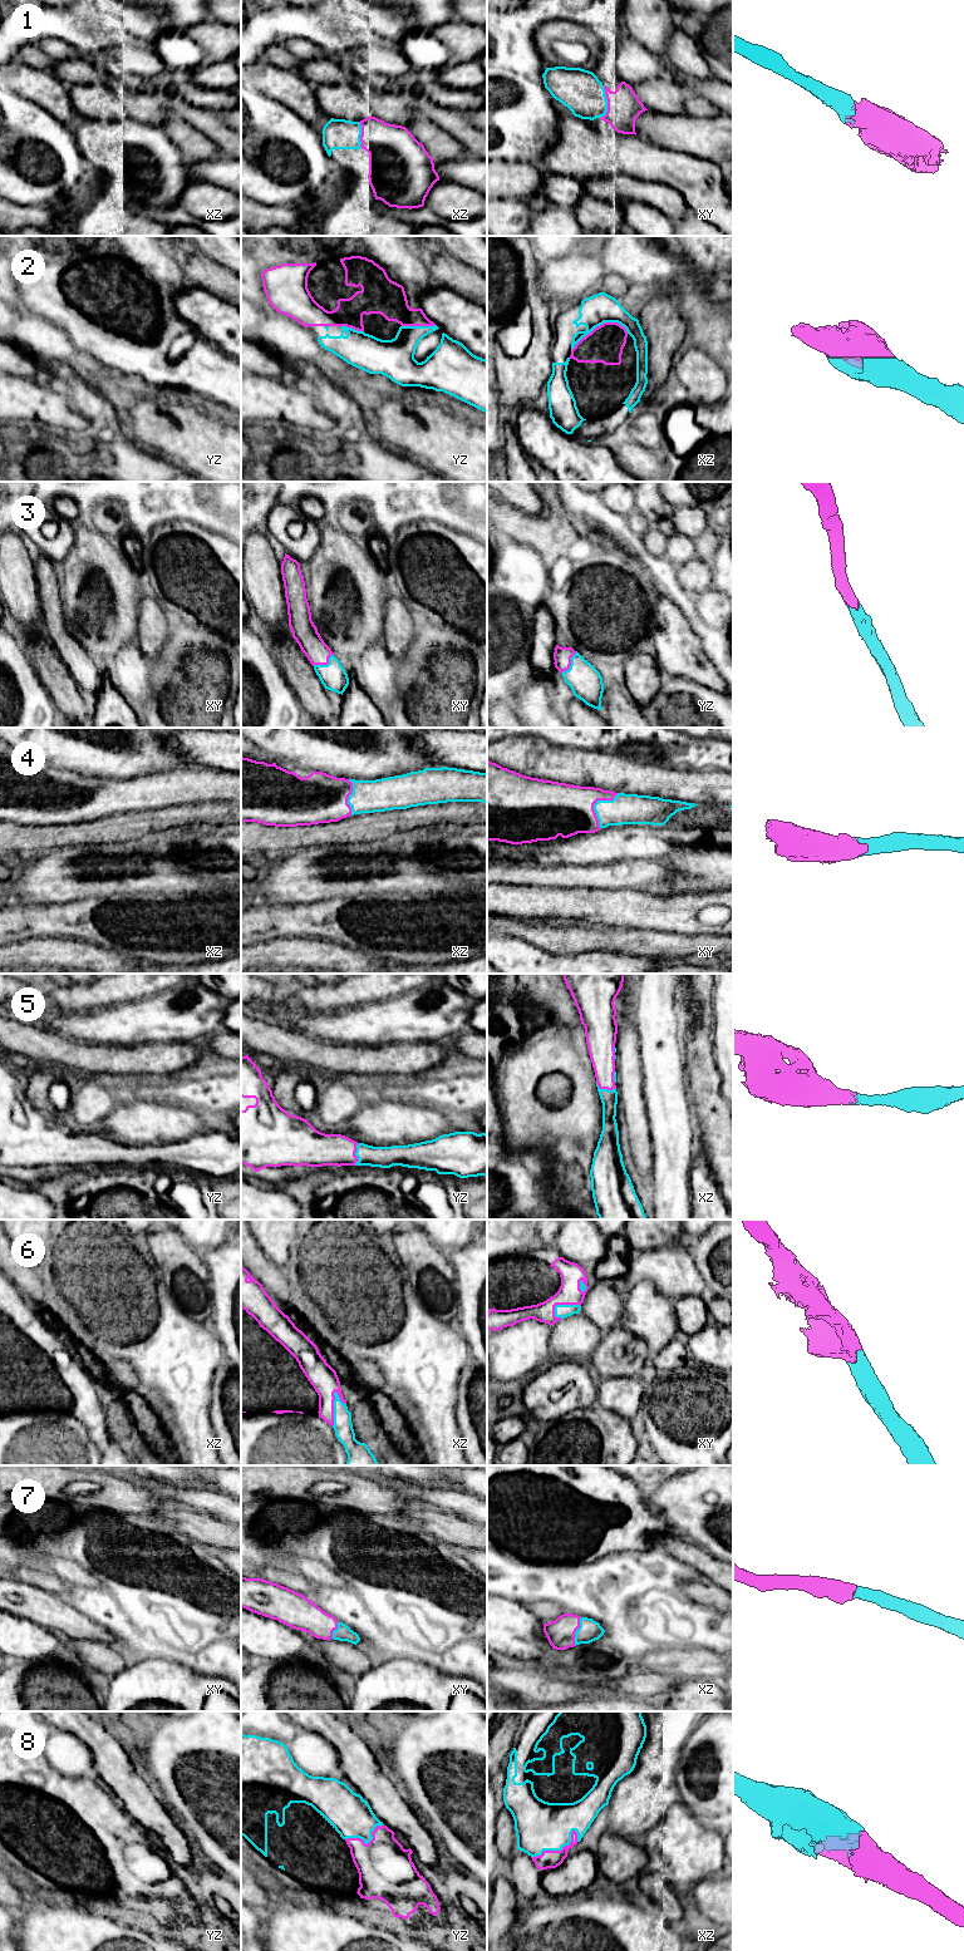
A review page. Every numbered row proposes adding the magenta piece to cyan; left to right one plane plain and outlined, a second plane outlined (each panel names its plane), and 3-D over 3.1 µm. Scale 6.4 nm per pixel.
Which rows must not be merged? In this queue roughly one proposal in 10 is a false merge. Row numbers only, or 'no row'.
no row

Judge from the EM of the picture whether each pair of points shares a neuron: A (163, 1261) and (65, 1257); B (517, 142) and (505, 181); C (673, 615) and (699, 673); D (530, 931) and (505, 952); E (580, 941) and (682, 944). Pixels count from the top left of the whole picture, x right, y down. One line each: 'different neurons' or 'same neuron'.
A: different neurons
B: different neurons
C: same neuron
D: different neurons
E: same neuron

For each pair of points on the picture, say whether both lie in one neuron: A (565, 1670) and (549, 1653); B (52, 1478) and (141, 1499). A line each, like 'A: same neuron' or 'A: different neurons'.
A: different neurons
B: same neuron

